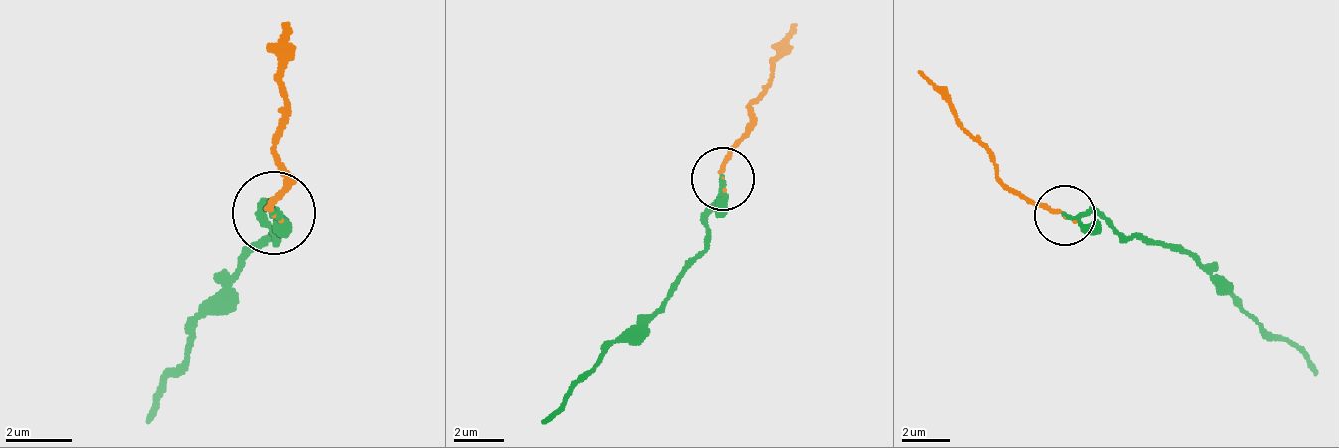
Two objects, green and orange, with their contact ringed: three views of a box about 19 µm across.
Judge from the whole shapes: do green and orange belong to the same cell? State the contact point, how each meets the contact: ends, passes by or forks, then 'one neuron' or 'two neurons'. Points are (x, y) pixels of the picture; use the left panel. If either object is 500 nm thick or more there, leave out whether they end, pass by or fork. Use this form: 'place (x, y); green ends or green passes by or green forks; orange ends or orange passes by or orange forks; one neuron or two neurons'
place (273, 213); green ends; orange ends; one neuron

